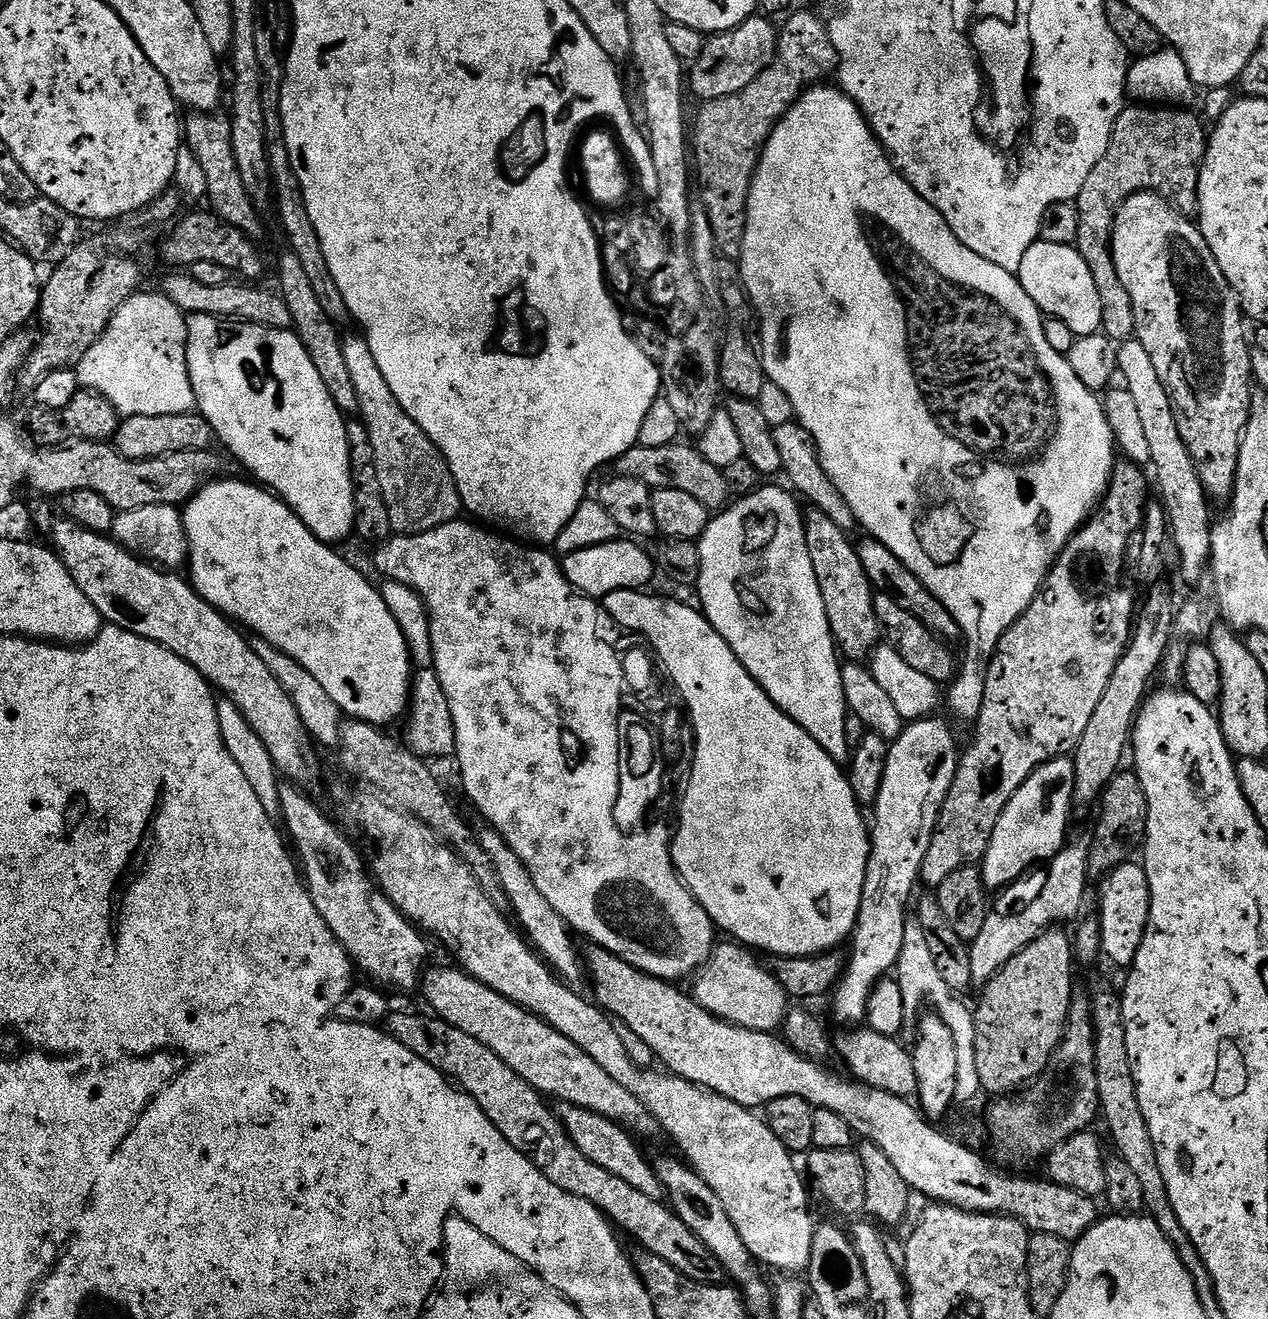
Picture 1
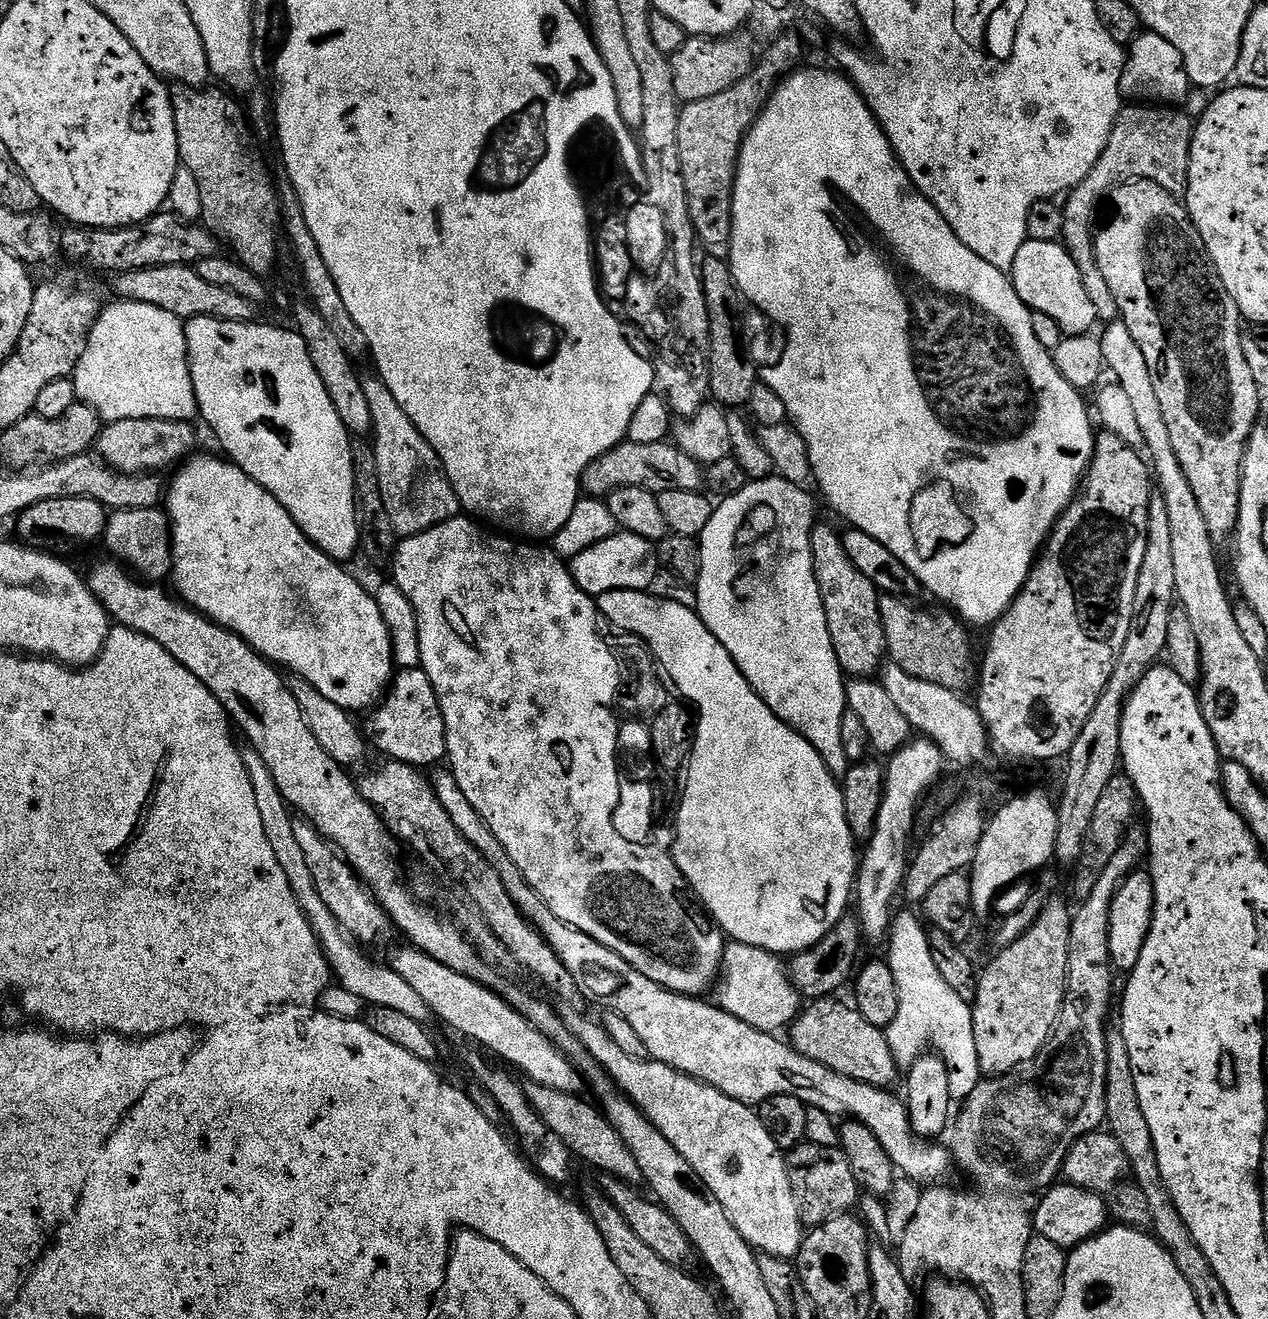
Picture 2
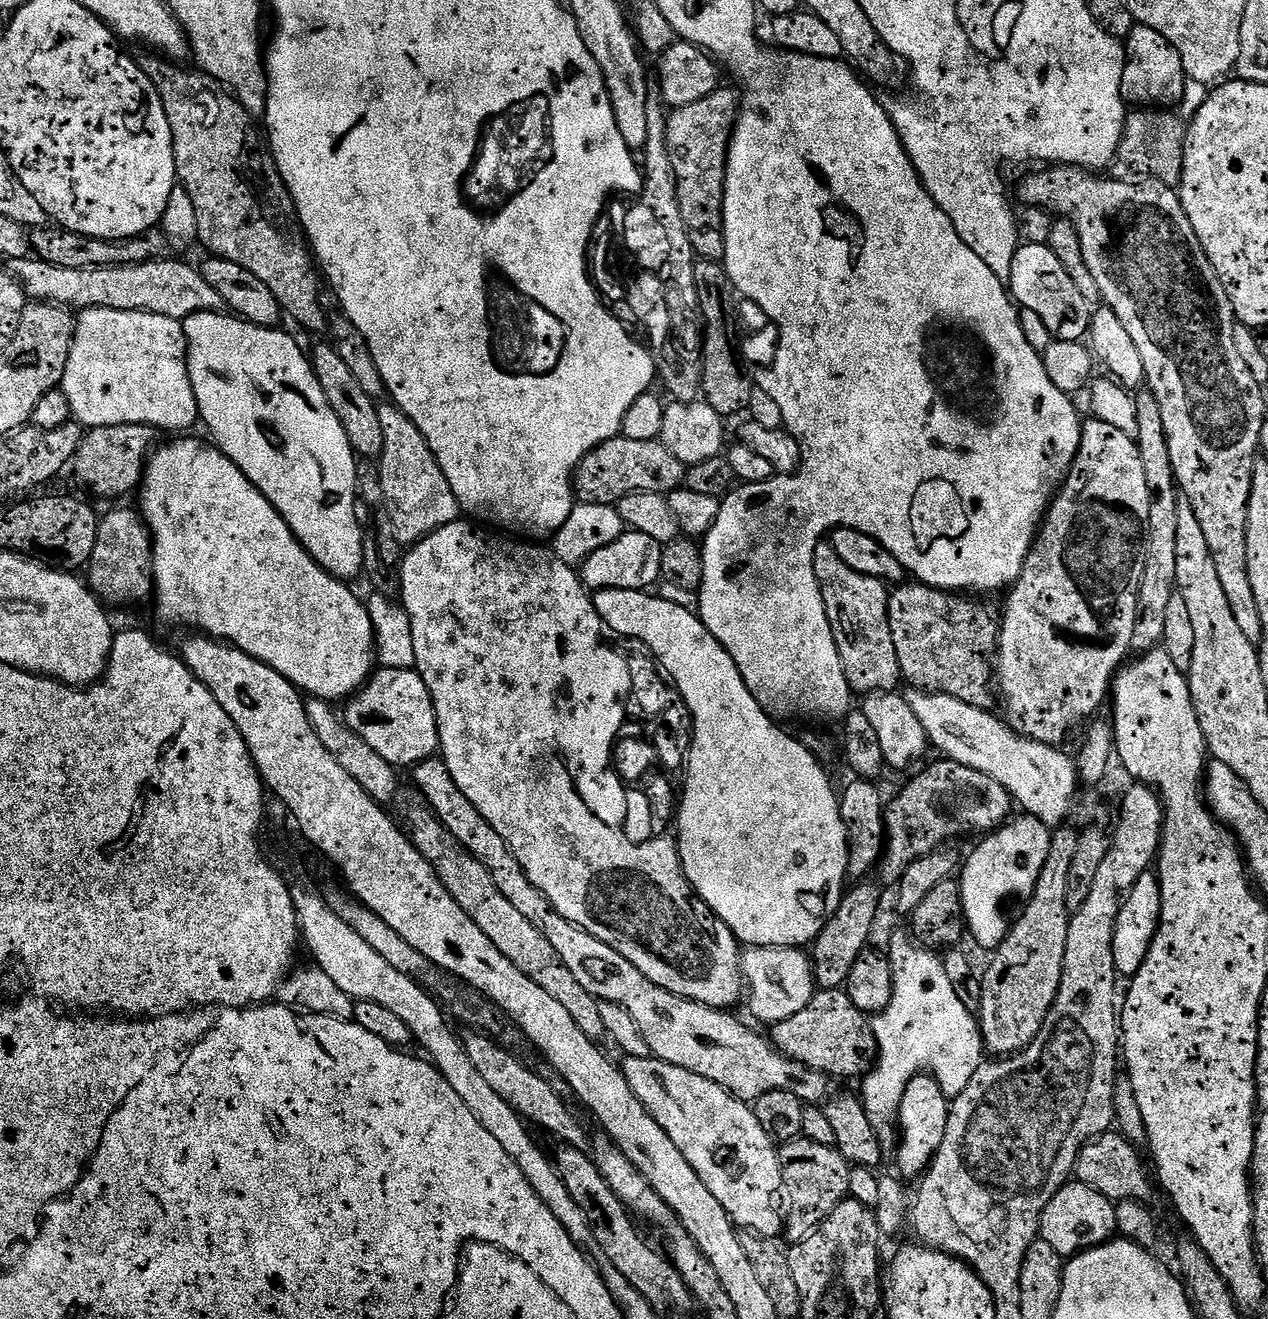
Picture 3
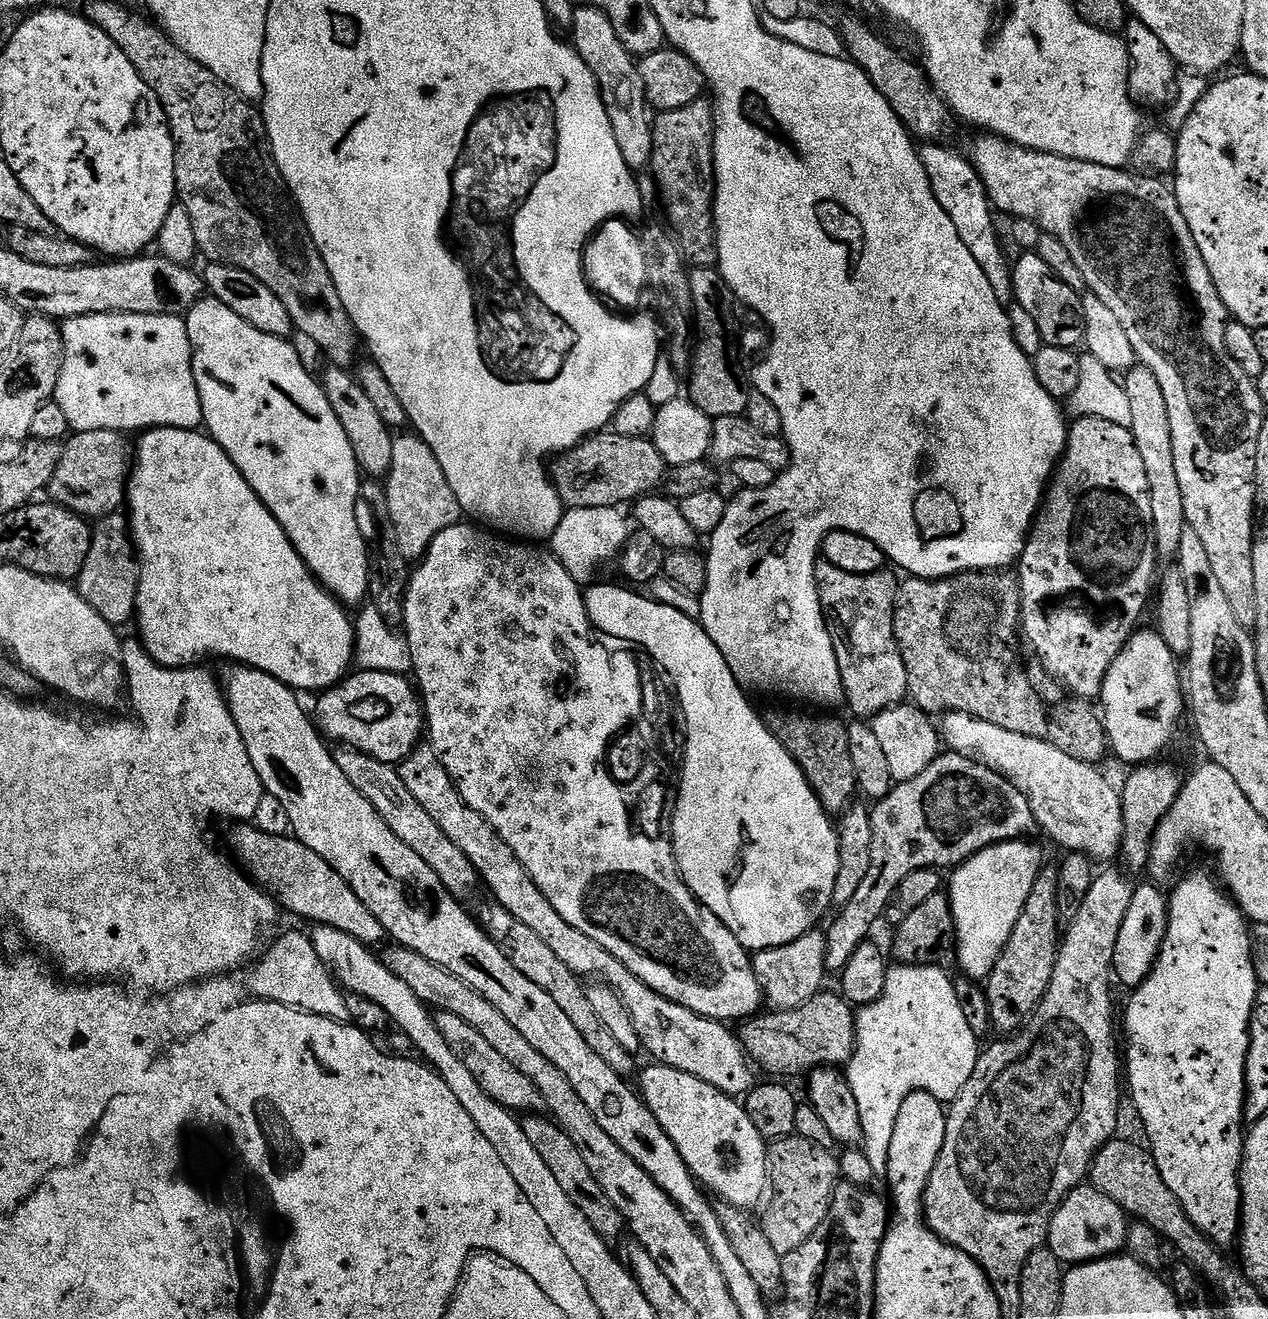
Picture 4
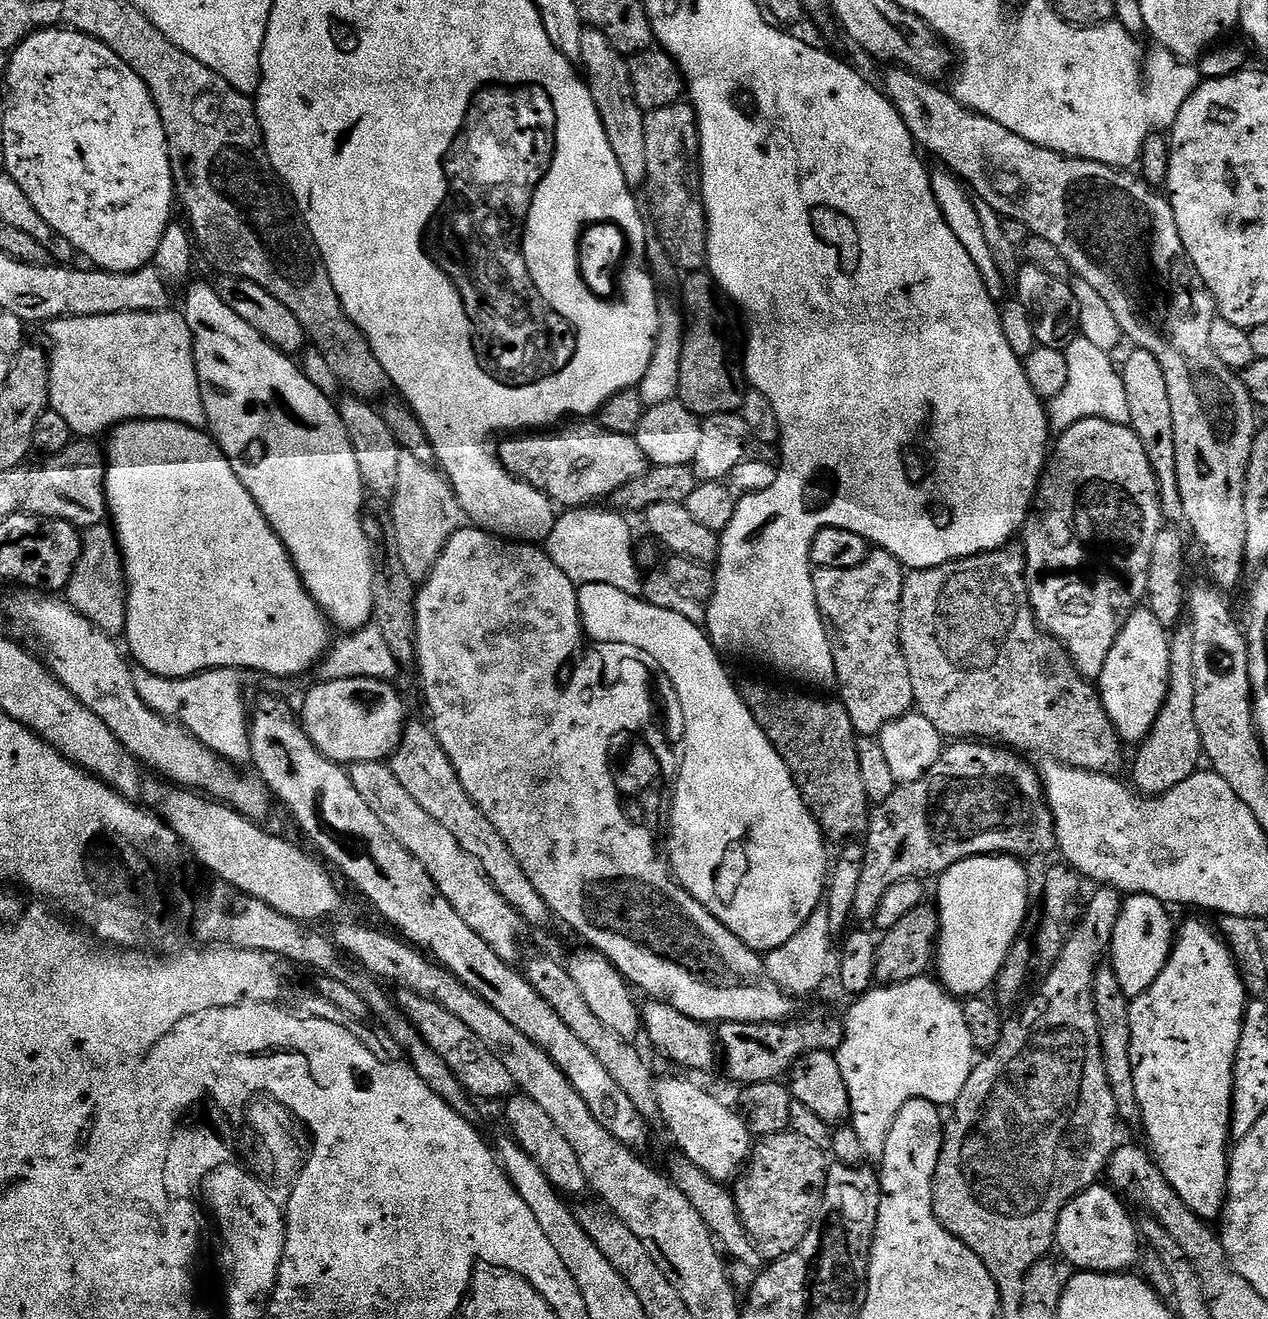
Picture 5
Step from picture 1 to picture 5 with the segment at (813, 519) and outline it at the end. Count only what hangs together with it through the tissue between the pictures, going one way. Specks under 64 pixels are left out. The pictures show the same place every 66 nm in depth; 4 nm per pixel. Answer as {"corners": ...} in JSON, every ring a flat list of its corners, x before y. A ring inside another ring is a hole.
{"corners":[[879,550,869,551,868,557,853,568,816,568,812,574,818,610,834,654,836,684,840,688,838,699,846,714,850,714,857,733,864,738,875,737,890,722,907,716,916,702,914,686,910,686,910,670,906,670,906,658,900,645,900,603,905,575,906,569,898,558]]}

